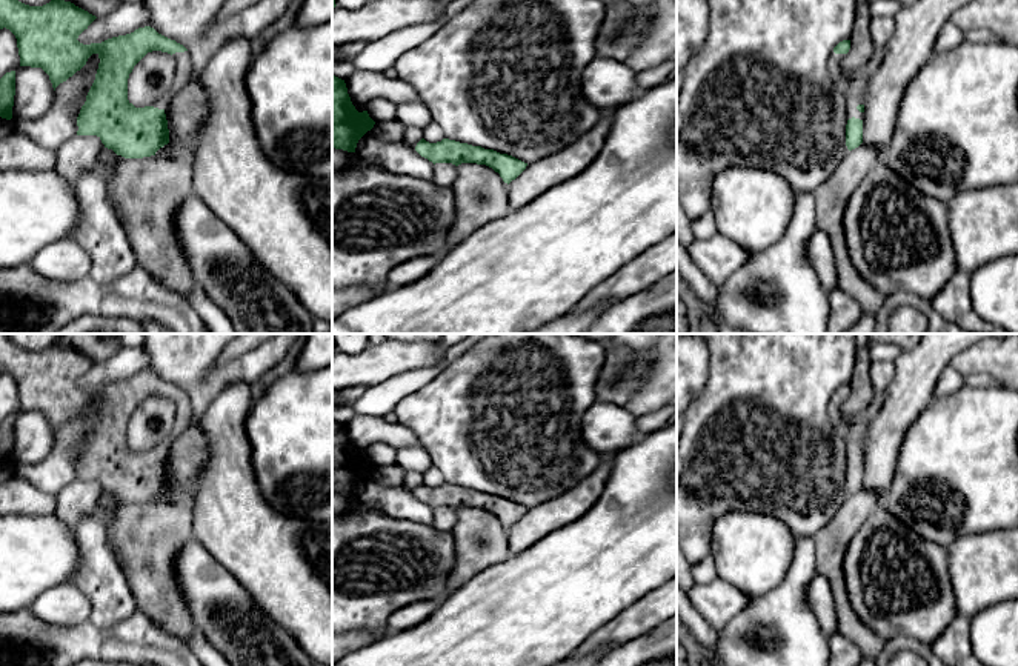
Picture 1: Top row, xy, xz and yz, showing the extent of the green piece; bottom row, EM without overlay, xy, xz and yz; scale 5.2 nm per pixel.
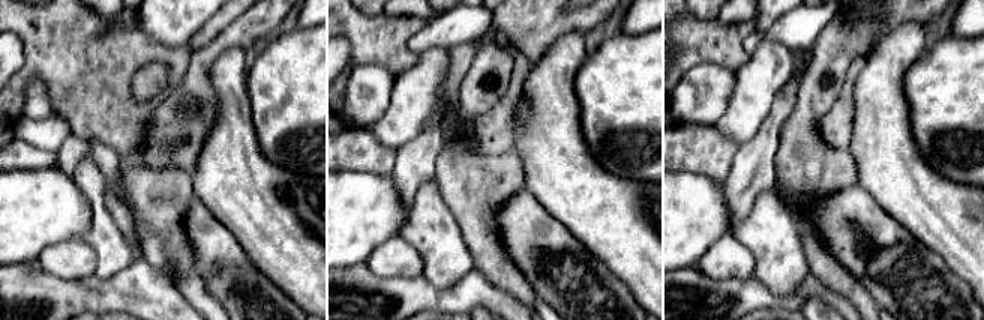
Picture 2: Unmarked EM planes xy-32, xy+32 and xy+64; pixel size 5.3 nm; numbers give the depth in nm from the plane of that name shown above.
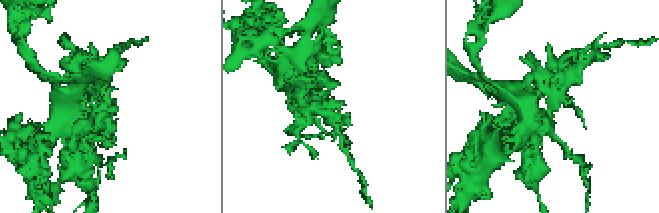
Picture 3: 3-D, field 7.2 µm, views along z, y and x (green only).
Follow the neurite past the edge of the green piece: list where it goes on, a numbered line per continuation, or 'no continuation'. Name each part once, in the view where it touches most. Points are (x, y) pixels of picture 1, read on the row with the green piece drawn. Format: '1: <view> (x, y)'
1: xy (183, 63)

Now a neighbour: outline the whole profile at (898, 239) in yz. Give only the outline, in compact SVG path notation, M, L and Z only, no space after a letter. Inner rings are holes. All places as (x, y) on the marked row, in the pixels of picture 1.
M883 158L869 169L847 201L844 229L853 268L884 297L906 291L930 301L958 271L946 203L920 192Z

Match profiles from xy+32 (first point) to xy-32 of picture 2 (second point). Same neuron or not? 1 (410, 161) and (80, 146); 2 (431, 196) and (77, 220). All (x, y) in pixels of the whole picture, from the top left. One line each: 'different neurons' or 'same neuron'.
1: same neuron
2: different neurons

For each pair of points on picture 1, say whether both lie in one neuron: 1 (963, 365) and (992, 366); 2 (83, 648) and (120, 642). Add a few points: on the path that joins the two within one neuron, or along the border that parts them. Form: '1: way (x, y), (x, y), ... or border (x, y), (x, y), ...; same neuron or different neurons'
1: way (971, 365), (984, 365); same neuron
2: way (93, 645), (111, 645); same neuron

